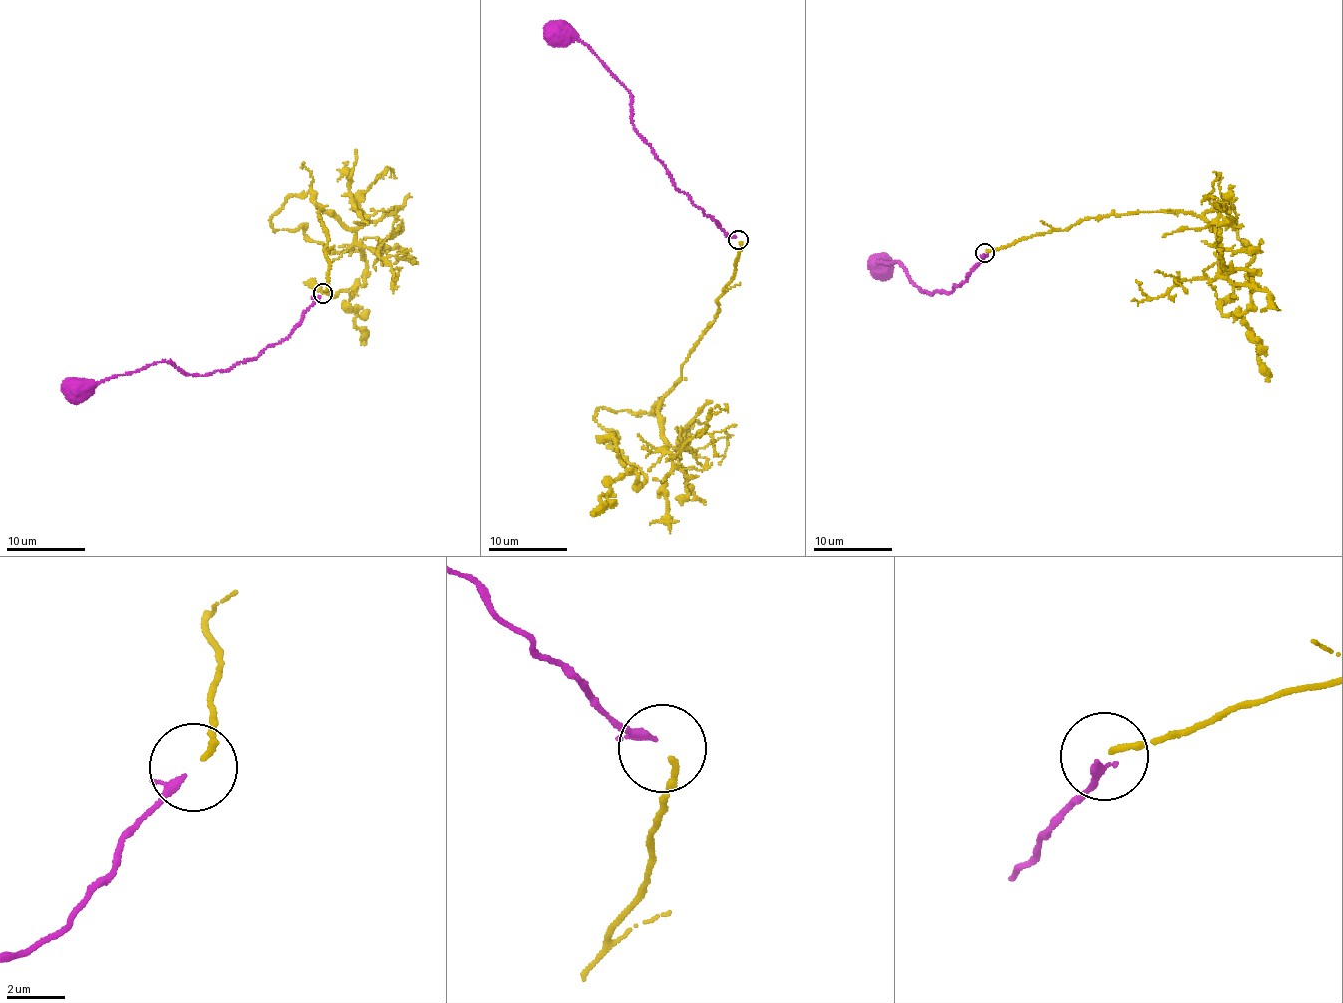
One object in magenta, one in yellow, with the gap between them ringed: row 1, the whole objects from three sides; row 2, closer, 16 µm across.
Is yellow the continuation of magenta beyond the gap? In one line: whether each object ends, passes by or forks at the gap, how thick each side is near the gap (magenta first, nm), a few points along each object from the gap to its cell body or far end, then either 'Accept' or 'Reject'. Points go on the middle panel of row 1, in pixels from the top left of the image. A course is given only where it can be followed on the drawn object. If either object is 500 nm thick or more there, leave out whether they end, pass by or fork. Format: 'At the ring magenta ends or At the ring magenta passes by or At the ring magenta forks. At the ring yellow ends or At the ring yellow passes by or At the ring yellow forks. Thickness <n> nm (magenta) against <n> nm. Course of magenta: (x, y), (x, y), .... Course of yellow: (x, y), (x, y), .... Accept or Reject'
At the ring magenta passes by. At the ring yellow ends. Thickness 200 nm (magenta) against 200 nm. Course of magenta: (736, 237), (675, 187), (665, 165), (635, 129), (629, 93), (622, 82), (573, 30), (562, 23), (554, 25). Course of yellow: (739, 242), (715, 321), (674, 389), (651, 412), (595, 411), (645, 481), (610, 481), (592, 516). Accept

